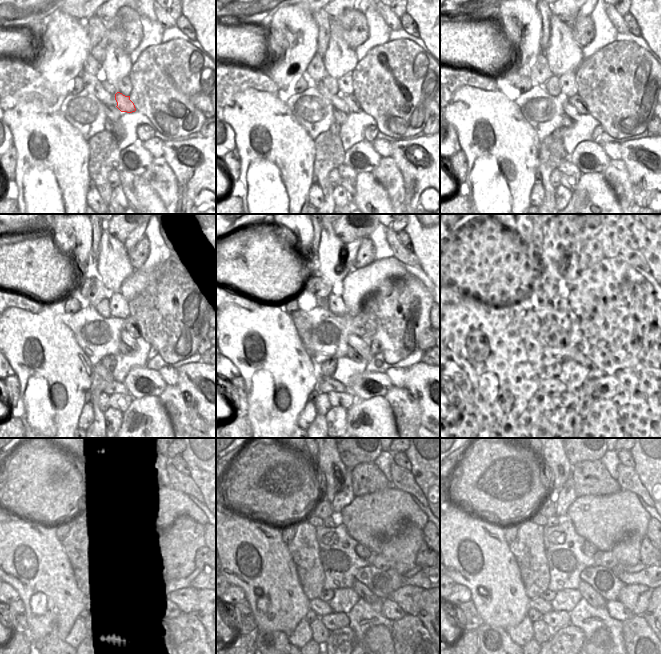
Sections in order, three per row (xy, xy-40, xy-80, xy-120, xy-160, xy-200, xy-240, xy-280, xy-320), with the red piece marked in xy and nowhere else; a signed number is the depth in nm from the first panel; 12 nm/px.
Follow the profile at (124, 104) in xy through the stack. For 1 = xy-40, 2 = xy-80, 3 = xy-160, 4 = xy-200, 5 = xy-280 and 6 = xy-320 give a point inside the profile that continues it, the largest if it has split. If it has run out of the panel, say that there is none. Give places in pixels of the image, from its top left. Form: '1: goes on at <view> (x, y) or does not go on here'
1: goes on at xy-40 (353, 104)
2: goes on at xy-80 (576, 100)
3: goes on at xy-160 (358, 328)
4: goes on at xy-200 (587, 328)
5: goes on at xy-280 (361, 550)
6: goes on at xy-320 (589, 549)

